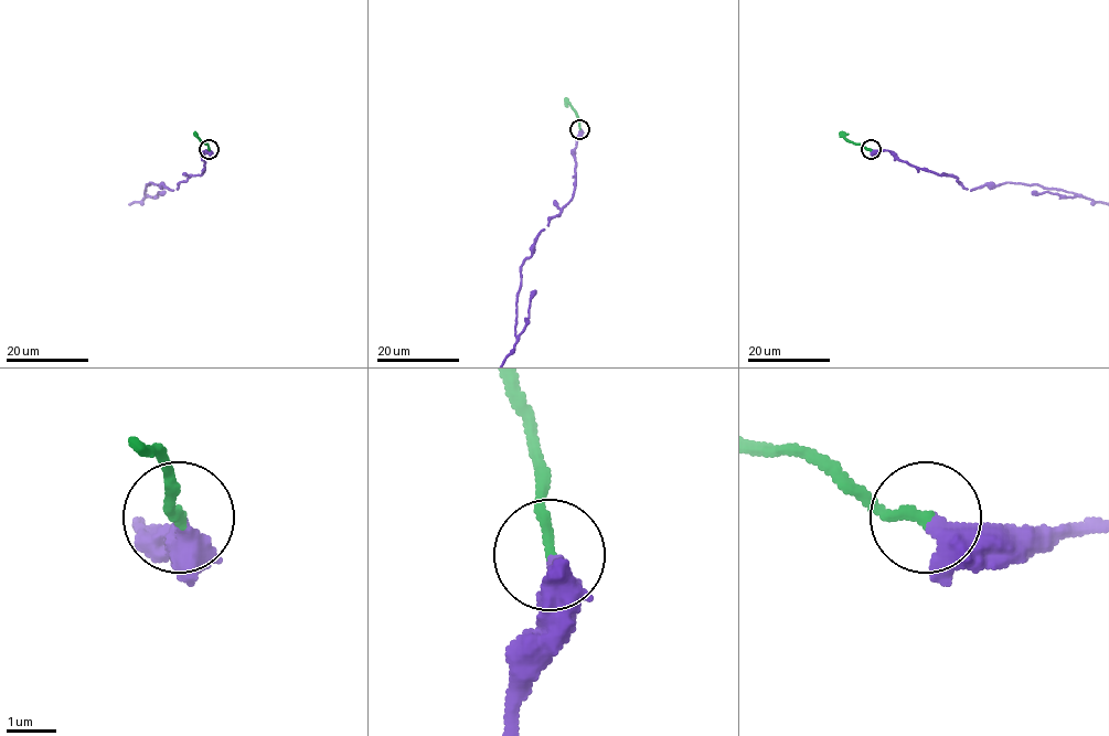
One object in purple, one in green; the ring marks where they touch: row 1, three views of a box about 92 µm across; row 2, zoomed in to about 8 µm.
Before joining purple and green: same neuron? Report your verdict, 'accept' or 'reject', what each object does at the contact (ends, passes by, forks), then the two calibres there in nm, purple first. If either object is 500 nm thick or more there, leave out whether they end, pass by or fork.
accept | purple ends | green ends | 480/240 nm

